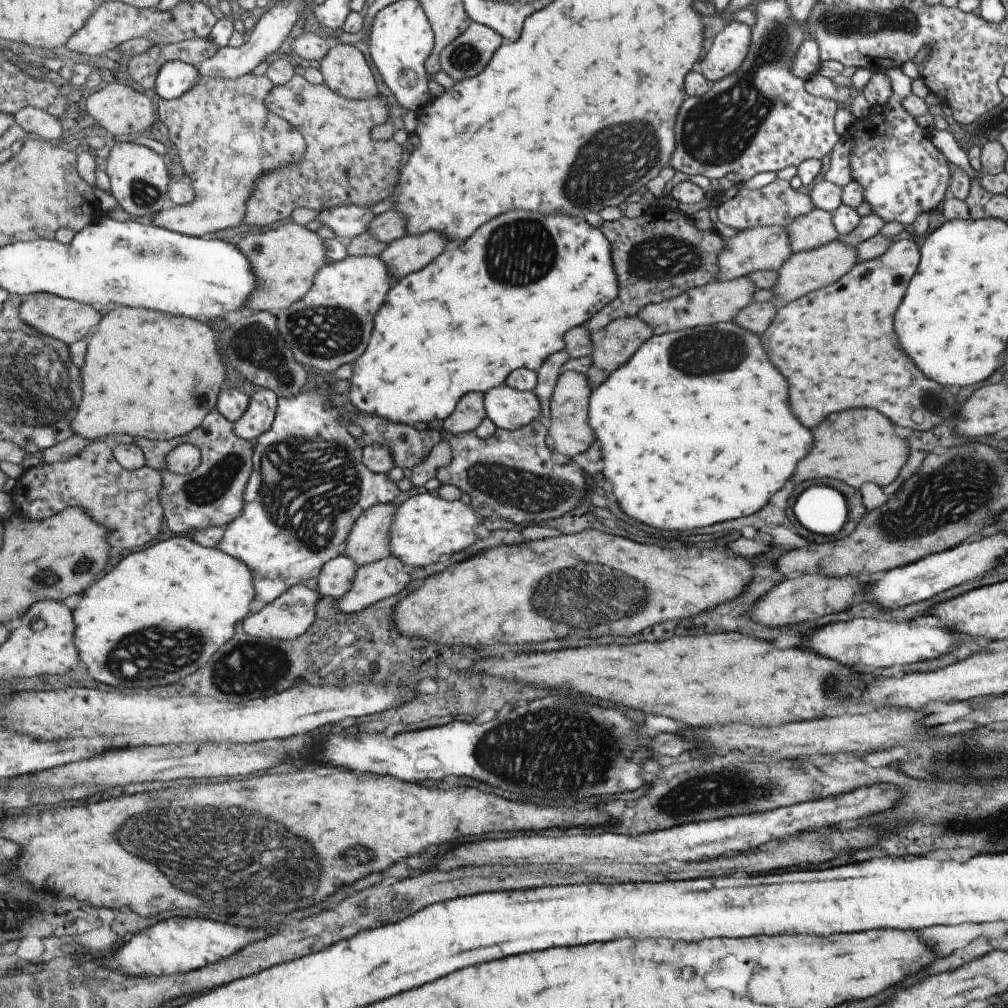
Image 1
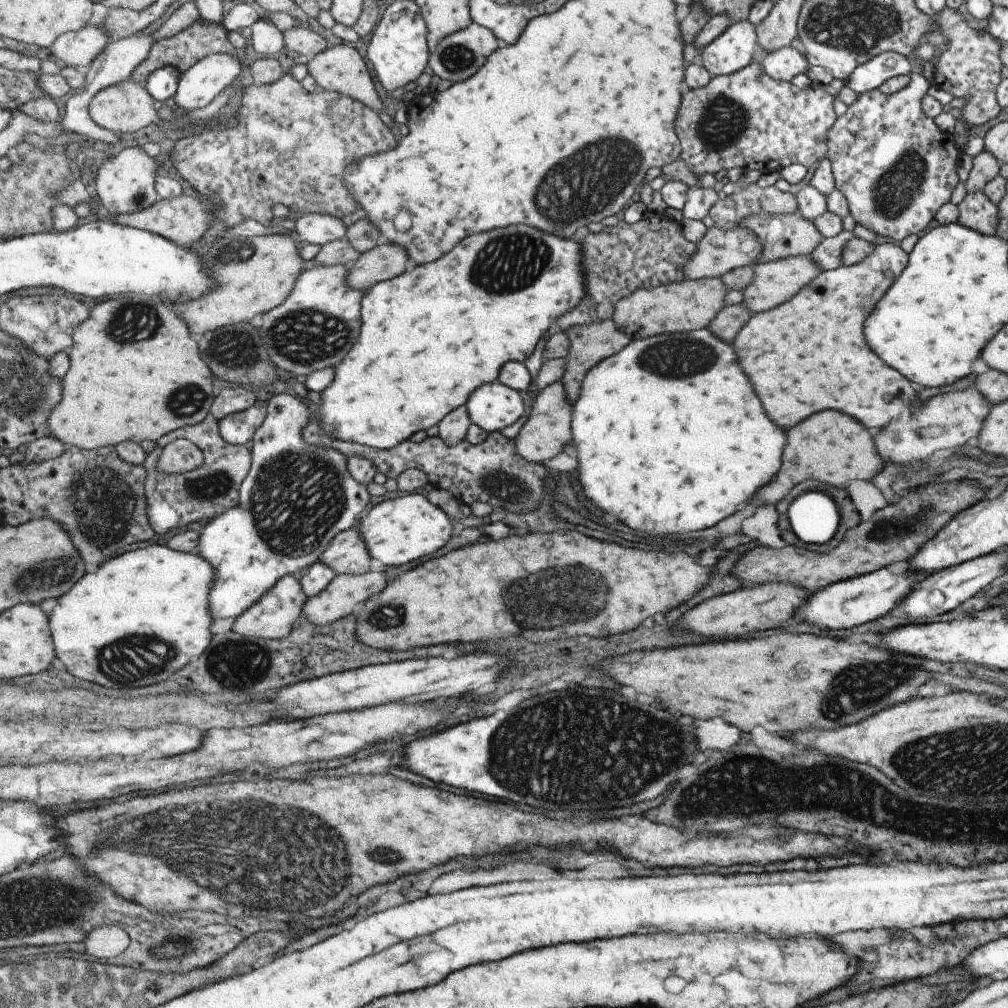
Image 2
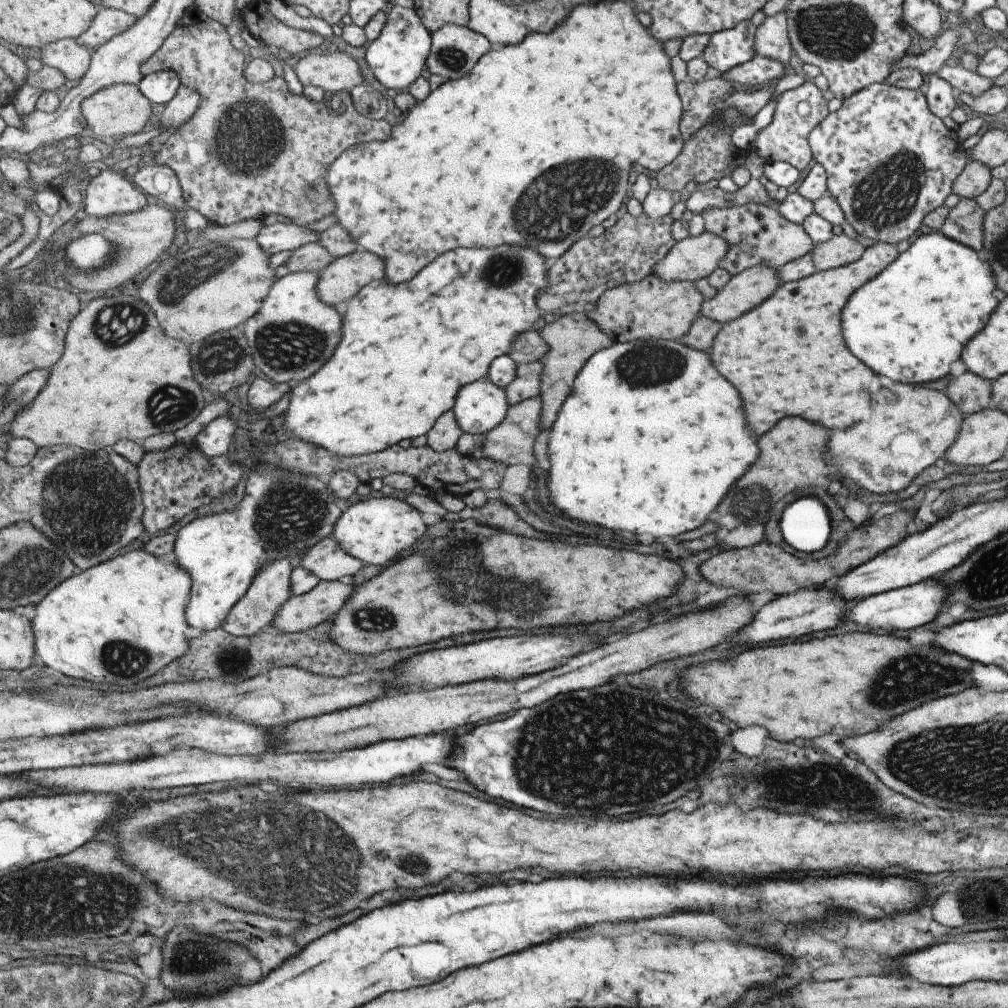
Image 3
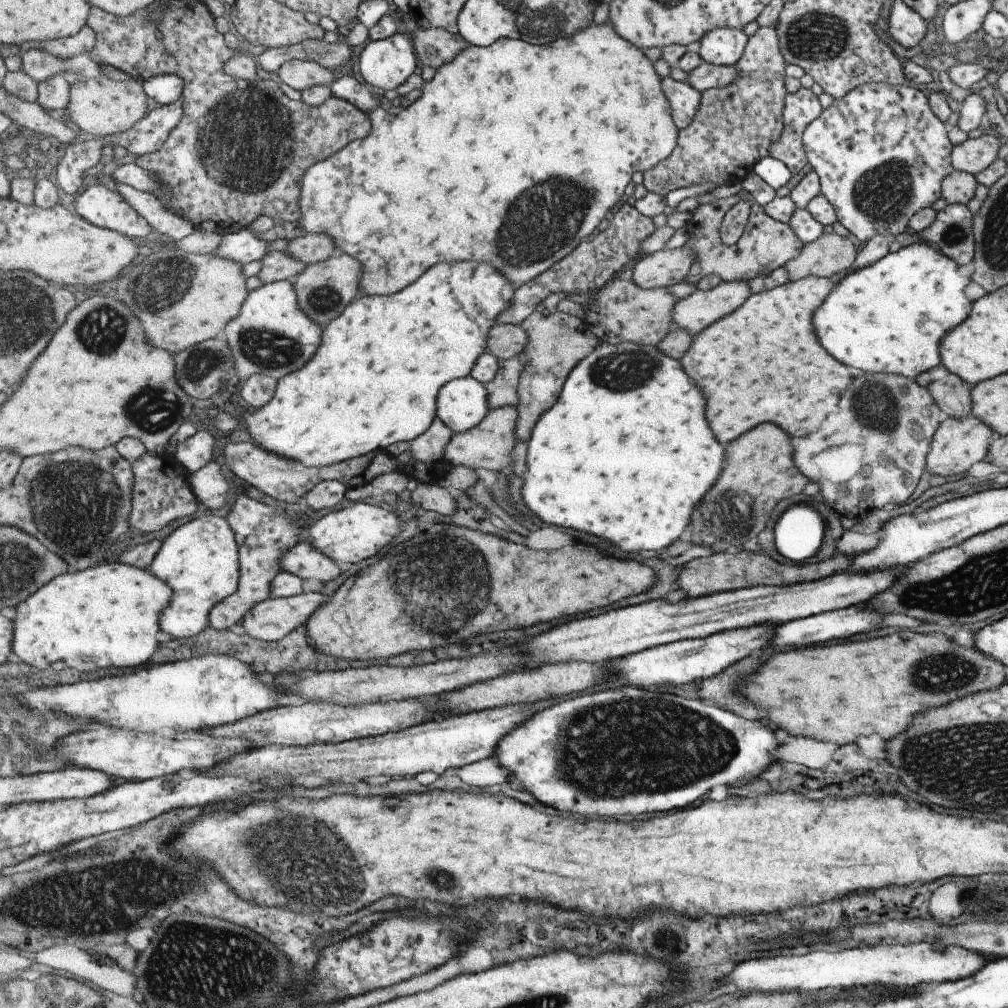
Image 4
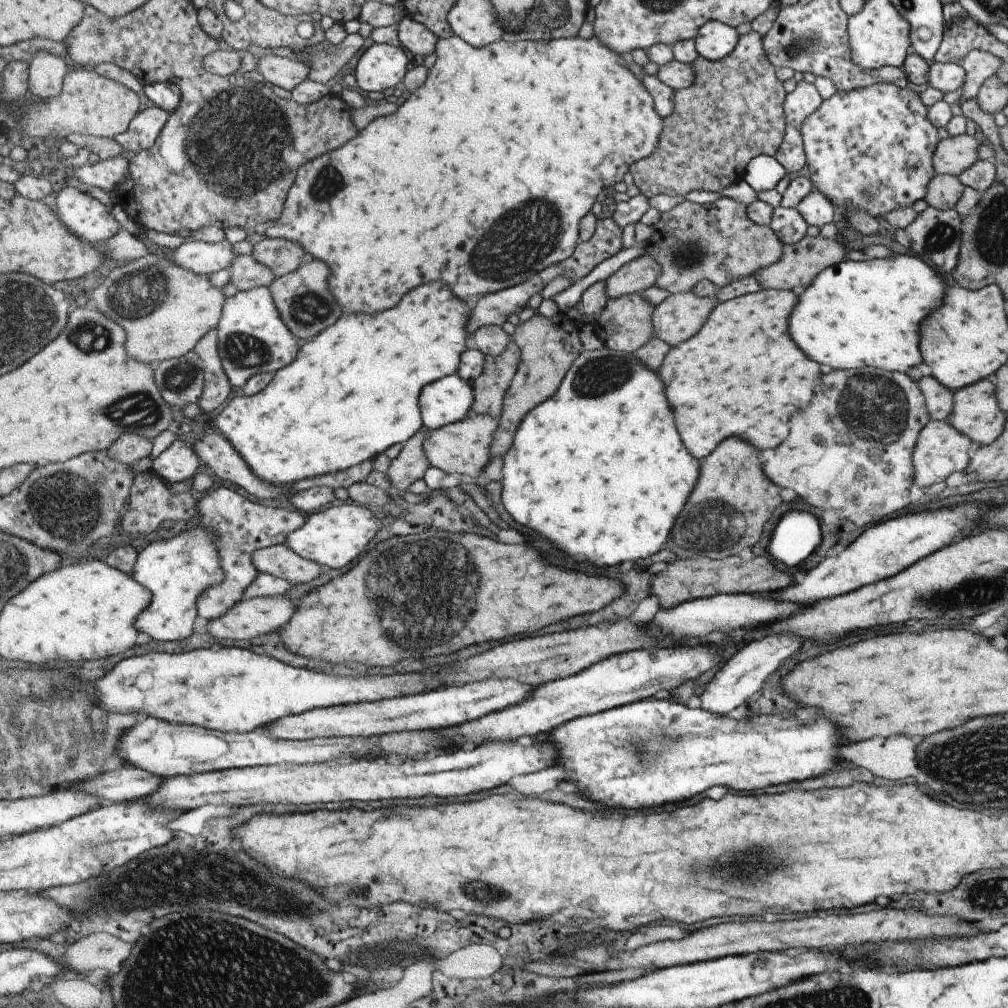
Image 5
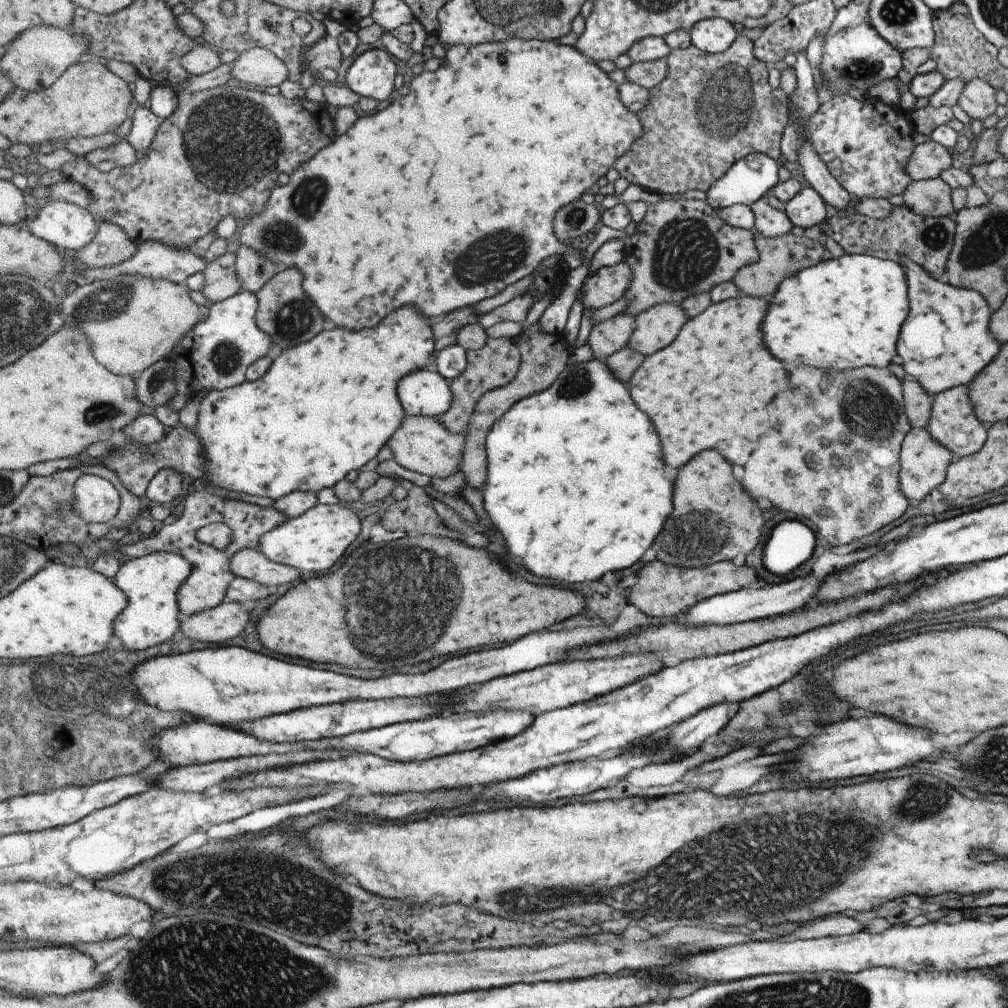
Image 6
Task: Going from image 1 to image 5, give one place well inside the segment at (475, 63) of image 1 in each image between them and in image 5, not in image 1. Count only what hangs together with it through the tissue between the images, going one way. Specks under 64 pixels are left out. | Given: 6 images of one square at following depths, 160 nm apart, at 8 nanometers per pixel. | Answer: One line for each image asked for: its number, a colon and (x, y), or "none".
2: (460, 55)
3: (456, 49)
4: (436, 47)
5: (418, 39)

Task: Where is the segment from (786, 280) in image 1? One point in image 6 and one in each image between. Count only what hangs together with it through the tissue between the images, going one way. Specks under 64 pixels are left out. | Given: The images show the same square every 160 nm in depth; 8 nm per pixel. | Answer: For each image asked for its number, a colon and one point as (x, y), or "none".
2: (774, 282)
3: (743, 291)
4: (697, 311)
5: (680, 315)
6: (654, 328)

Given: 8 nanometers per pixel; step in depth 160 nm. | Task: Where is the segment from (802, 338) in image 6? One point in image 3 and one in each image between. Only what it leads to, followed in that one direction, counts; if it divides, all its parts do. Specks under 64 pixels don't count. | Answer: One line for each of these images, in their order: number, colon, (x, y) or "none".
3: (909, 322)
4: (889, 317)
5: (861, 313)

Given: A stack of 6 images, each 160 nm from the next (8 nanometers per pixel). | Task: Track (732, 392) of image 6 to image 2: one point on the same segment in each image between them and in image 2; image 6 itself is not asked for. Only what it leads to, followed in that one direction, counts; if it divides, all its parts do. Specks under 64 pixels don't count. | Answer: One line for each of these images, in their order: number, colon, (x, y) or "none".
2: (807, 354)
3: (786, 357)
4: (728, 360)
5: (739, 374)

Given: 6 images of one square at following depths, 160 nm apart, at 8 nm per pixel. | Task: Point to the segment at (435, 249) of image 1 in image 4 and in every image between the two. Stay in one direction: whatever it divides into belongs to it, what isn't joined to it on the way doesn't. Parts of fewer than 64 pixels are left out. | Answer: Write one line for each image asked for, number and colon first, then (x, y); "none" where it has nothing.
2: (387, 261)
3: (345, 277)
4: (325, 289)

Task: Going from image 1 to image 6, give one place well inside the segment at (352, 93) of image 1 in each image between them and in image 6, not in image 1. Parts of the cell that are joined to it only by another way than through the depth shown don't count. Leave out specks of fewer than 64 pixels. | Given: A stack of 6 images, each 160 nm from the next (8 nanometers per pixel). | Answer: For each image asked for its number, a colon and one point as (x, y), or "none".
2: (342, 69)
3: (337, 71)
4: (299, 74)
5: (287, 73)
6: (259, 66)

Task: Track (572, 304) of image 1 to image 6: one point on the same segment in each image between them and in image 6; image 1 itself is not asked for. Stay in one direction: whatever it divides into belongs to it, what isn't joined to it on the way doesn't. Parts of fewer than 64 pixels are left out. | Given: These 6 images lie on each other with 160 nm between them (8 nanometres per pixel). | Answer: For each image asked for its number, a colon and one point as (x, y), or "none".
2: (430, 337)
3: (406, 351)
4: (375, 381)
5: (355, 391)
6: (326, 408)

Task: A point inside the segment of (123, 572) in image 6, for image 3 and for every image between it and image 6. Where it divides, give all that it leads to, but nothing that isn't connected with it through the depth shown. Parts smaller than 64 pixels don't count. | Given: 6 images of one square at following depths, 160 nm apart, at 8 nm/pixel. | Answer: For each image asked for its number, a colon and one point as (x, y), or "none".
3: (224, 552)
4: (200, 559)
5: (178, 570)

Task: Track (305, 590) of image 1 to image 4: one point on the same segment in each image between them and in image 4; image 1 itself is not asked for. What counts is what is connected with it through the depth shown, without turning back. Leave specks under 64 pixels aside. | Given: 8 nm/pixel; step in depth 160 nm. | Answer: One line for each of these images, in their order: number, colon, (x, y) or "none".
2: (273, 617)
3: (271, 589)
4: (264, 534)

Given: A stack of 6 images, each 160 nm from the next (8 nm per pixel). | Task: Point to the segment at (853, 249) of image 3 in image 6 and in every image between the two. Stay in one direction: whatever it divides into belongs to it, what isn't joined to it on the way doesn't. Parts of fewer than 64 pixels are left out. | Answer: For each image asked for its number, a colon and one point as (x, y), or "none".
4: (830, 253)
5: (801, 261)
6: (780, 257)

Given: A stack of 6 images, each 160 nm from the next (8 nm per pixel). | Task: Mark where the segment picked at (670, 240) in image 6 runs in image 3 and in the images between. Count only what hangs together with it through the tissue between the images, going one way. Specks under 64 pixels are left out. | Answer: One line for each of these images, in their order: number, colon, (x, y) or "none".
3: (755, 235)
4: (765, 244)
5: (717, 242)

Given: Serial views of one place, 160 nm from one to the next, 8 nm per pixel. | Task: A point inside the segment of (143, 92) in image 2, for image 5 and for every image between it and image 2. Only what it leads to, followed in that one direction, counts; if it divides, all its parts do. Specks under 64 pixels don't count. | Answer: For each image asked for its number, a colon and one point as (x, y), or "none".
3: (123, 109)
4: (102, 107)
5: (91, 104)

